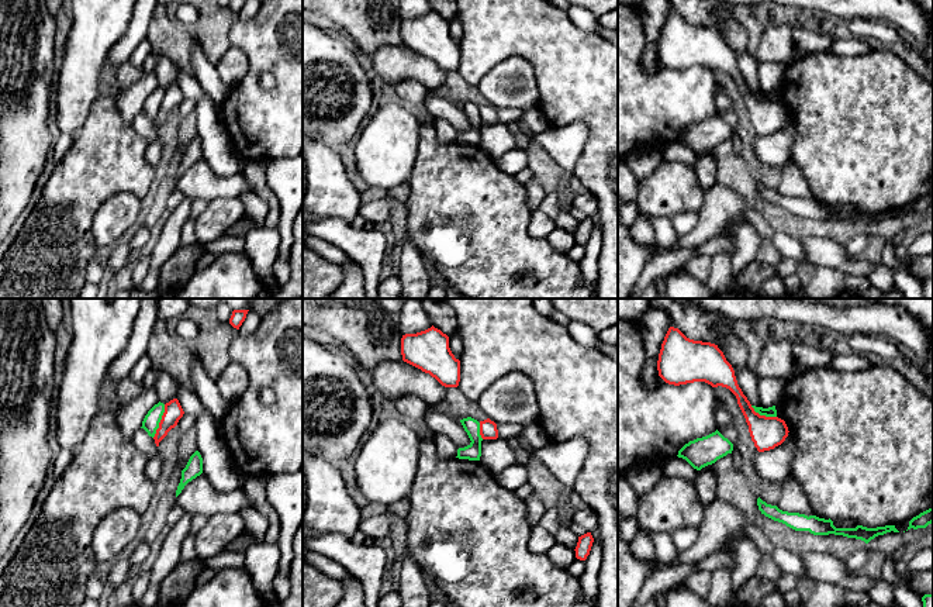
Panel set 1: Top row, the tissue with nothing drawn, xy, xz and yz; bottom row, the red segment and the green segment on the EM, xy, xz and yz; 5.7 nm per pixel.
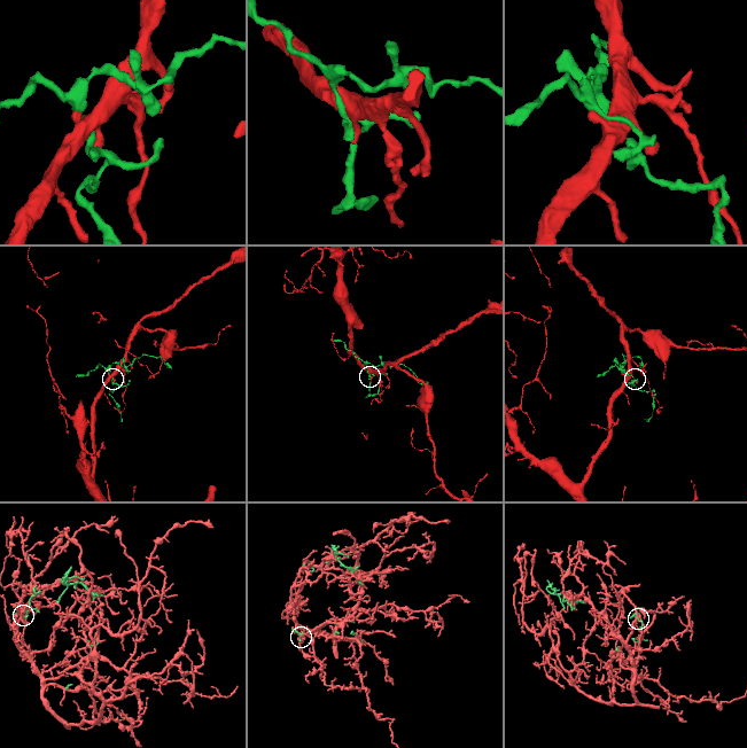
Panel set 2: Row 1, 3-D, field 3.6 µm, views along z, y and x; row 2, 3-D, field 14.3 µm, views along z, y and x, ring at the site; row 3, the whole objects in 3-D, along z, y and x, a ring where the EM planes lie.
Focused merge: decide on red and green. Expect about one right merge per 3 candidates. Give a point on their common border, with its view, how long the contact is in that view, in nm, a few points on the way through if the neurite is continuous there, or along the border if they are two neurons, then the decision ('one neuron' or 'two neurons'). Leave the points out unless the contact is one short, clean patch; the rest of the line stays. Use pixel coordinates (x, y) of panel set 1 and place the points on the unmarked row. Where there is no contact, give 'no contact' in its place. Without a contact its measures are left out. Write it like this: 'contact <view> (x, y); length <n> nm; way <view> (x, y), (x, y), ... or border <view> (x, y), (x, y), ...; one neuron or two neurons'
contact xy (161, 106); length 200 nm; one neuron

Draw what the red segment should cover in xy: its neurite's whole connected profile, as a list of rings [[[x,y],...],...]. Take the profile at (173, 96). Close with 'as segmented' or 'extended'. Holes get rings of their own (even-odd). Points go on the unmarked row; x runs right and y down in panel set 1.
[[[177,83],[155,89],[142,106],[142,111],[155,124],[156,131],[174,113],[184,96]]]; extended

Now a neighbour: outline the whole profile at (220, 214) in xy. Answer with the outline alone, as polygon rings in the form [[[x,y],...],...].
[[[215,199],[196,218],[196,238],[200,244],[218,239],[245,215],[241,199]]]

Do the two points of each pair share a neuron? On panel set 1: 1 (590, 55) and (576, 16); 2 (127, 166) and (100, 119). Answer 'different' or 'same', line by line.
1: different
2: same

